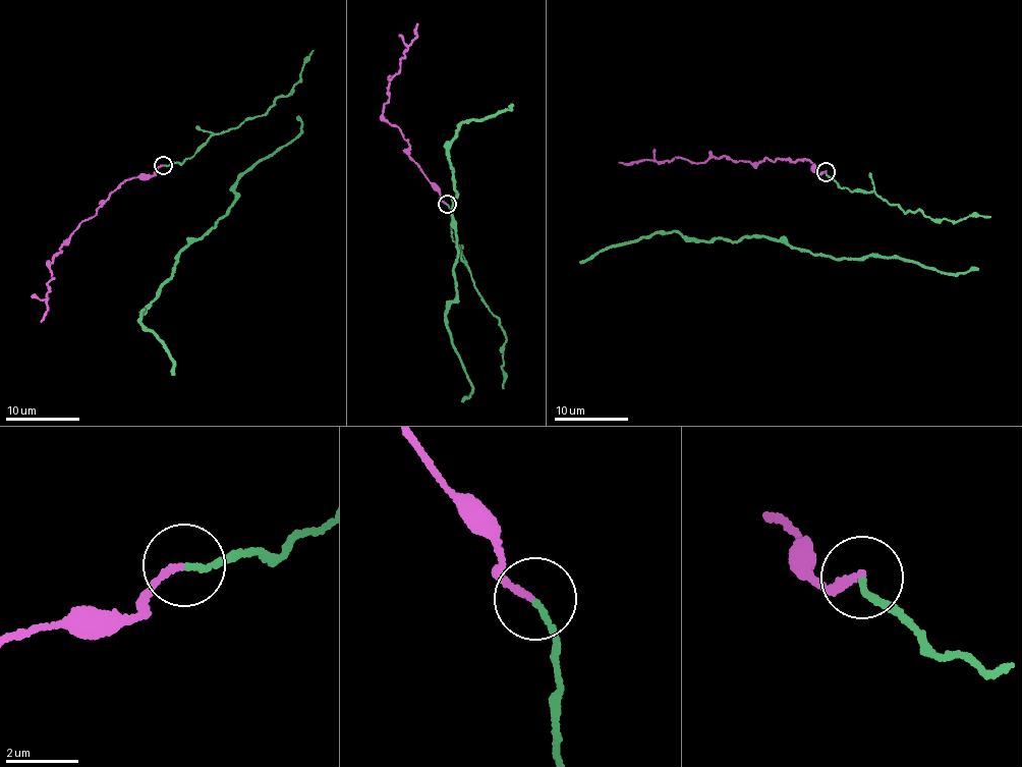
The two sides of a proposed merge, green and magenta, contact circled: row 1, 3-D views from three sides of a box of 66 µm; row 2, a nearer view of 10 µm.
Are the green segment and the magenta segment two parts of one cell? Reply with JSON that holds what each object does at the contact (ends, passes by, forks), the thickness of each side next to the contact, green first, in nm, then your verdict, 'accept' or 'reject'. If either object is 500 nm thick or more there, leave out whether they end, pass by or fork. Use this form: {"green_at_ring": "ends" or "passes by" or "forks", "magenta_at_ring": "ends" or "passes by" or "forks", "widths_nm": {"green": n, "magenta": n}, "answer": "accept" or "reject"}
{"green_at_ring": "ends", "magenta_at_ring": "ends", "widths_nm": {"green": 150, "magenta": 170}, "answer": "reject"}

